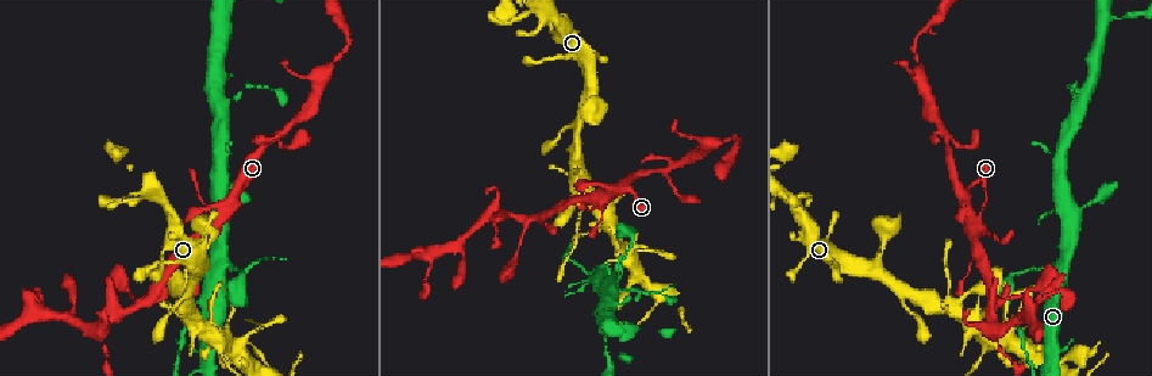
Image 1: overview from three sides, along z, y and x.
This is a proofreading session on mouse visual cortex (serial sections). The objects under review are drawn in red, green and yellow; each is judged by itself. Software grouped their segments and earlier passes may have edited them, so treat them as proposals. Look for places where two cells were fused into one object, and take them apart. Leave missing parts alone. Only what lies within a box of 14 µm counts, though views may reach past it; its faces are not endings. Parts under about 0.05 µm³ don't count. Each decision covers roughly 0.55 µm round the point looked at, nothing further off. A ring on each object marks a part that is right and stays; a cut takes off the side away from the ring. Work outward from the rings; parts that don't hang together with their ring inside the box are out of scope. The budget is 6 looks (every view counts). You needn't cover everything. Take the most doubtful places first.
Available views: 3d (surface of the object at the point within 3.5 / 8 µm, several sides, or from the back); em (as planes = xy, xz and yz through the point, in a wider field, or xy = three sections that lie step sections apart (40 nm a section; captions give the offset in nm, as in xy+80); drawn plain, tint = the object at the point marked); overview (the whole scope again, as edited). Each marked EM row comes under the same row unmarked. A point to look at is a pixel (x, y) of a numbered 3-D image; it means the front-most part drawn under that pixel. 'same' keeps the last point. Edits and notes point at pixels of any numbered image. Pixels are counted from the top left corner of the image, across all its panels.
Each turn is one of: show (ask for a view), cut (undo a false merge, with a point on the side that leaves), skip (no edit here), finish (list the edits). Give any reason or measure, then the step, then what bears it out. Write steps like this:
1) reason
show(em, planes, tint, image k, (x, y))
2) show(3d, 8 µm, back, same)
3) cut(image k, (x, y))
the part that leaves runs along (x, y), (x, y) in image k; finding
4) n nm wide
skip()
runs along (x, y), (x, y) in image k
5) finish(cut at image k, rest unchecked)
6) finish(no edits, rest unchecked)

sharp bend
show(3d, 3.5 µm, image 1, (1058, 270))

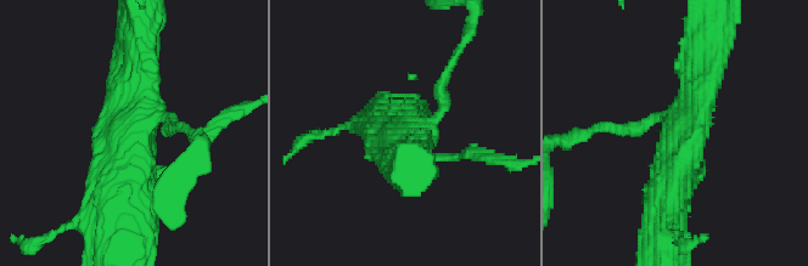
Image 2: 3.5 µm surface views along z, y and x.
4 arms; arms of 150, 150, 450, 600 nm; shape alone is not enough
show(em, xy, step 2, tint, image 2, (408, 134))

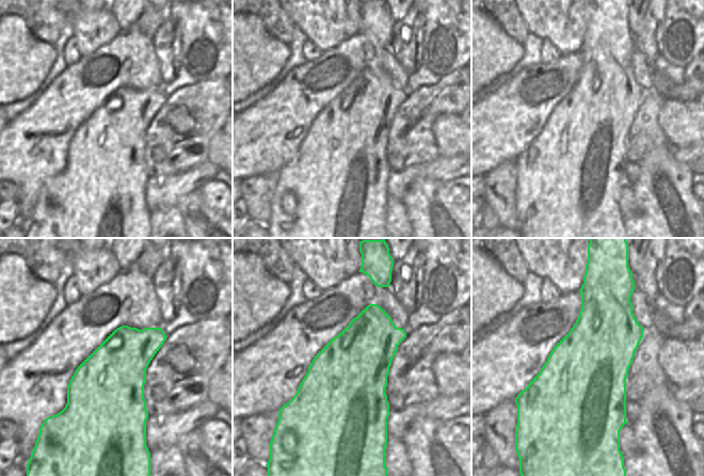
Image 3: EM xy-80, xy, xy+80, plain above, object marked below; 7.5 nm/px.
skip()
runs along (667, 205), (707, 49) in image 2; continuous, no second cell

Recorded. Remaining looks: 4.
three arms meet
show(3d, 3.5 µm, image 1, (664, 169))

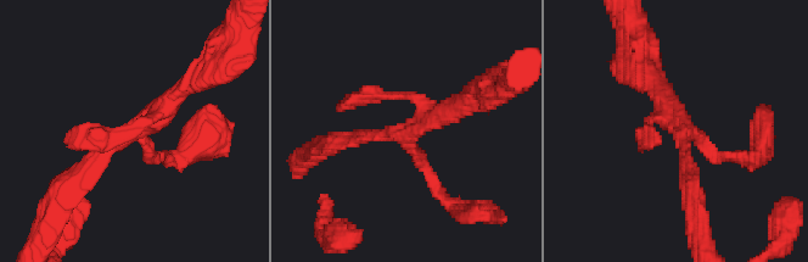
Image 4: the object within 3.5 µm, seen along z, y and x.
show(em, xy, step 2, tint, image 4, (407, 134))

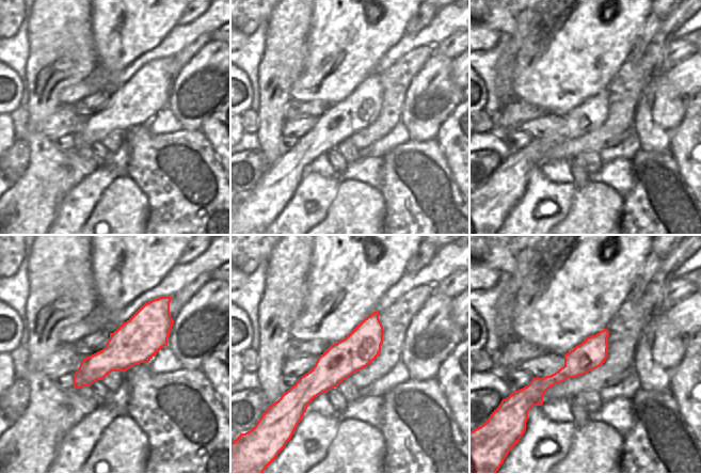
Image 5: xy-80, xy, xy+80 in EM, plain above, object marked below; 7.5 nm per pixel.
show(em, xy, step 1, tint, same)

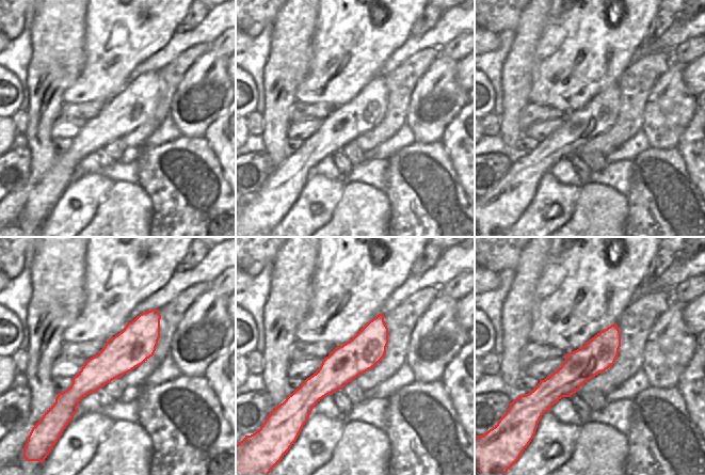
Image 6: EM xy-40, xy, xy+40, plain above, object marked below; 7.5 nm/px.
280 nm wide
skip()
runs along (69, 183), (155, 120), (192, 78) in image 4; continuous, no second cell

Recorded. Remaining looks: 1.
finish(no edits, rest unchecked)

